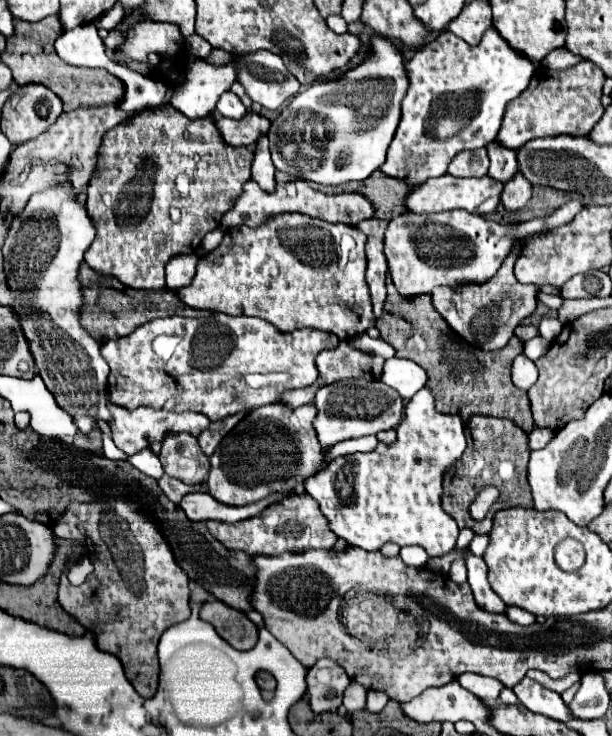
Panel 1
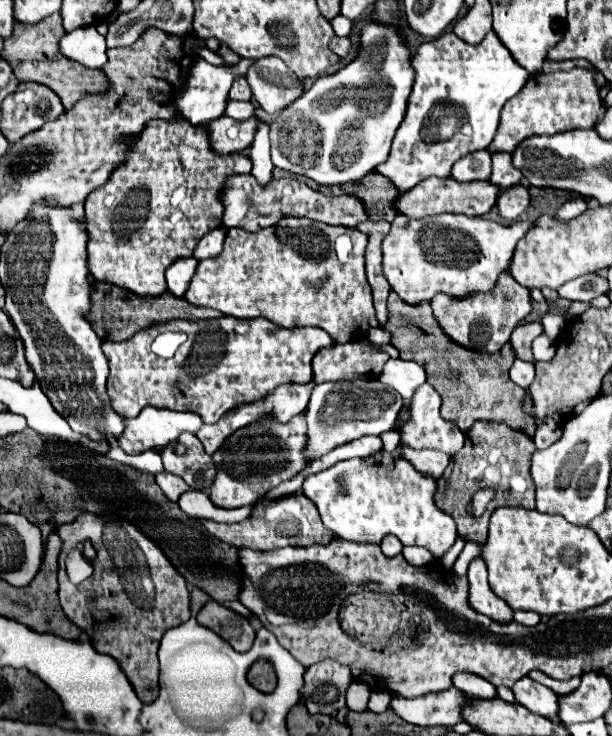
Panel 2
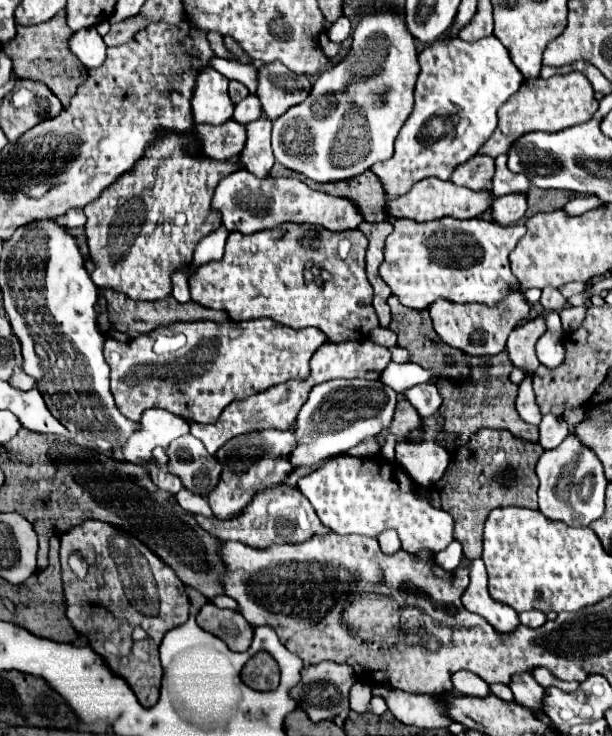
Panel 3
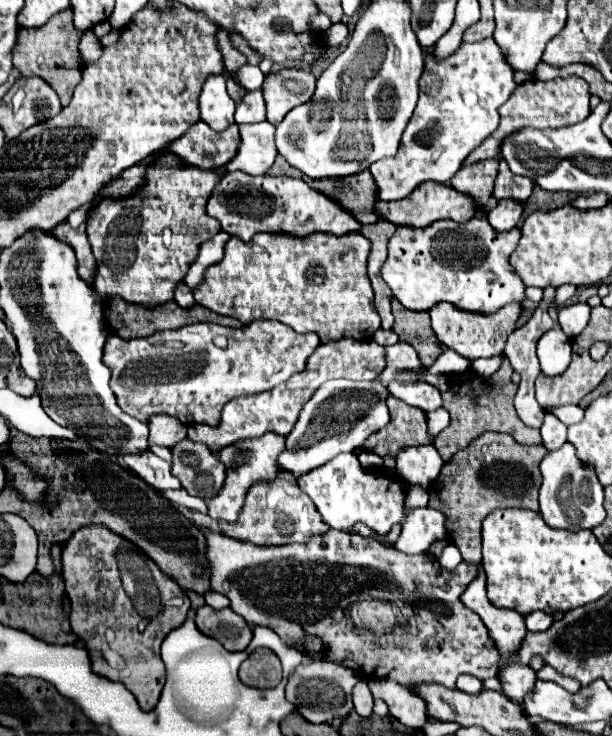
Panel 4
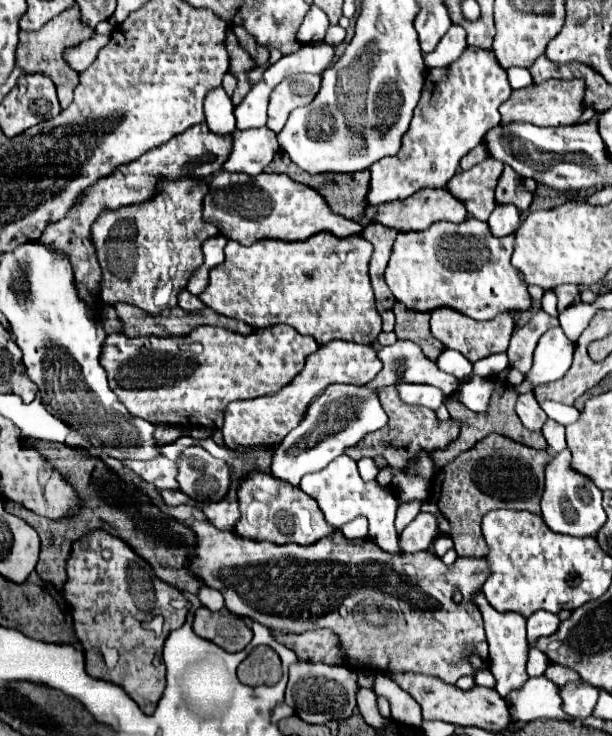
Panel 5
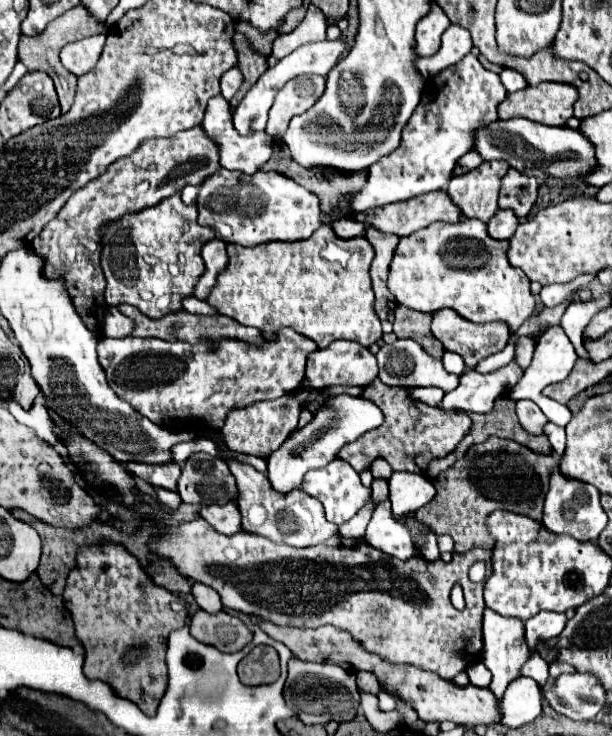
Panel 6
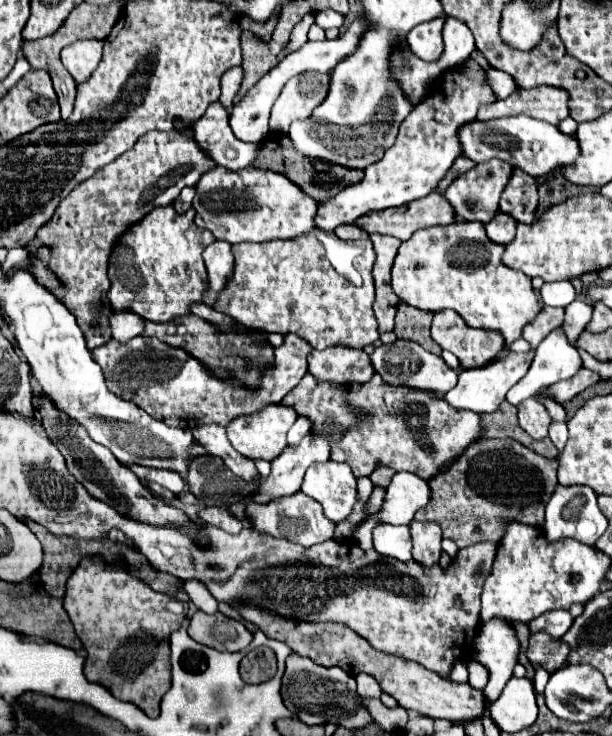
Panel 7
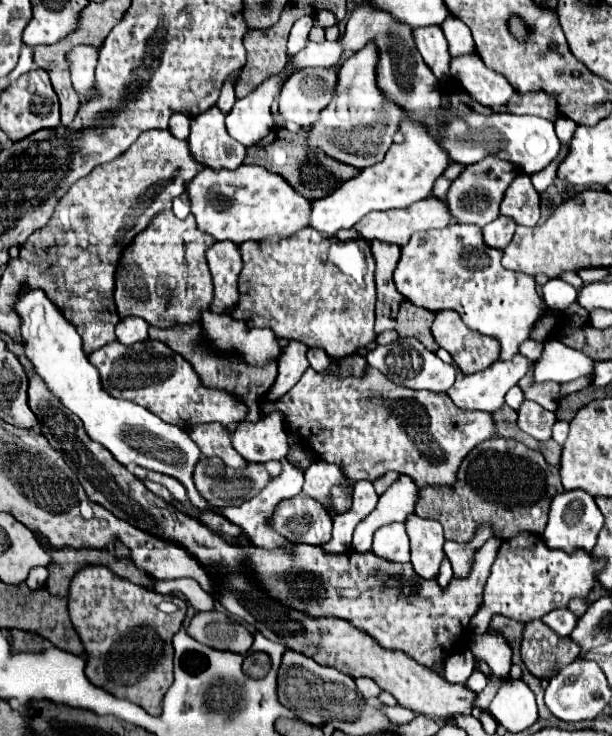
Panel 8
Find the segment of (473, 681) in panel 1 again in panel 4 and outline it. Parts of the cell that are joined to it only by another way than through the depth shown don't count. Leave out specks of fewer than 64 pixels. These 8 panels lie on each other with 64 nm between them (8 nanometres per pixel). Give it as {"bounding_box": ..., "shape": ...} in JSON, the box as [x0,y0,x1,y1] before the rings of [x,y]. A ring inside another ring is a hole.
{"bounding_box":[456,674,483,694],"shape":[[[462,674],[462,676],[458,676],[458,680],[456,680],[456,688],[469,694],[475,694],[483,689],[483,682],[478,680],[478,678],[474,678],[474,676]]]}

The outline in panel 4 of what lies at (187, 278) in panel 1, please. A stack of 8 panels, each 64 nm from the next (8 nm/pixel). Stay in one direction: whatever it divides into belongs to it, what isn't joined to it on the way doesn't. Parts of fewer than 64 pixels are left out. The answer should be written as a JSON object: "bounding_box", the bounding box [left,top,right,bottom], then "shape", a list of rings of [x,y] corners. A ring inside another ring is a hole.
{"bounding_box":[174,282,196,308],"shape":[[[184,282],[178,284],[178,288],[176,288],[176,292],[174,292],[174,300],[176,300],[182,308],[190,308],[190,306],[196,304],[196,302],[194,302],[194,296],[192,296],[192,290],[186,288]]]}

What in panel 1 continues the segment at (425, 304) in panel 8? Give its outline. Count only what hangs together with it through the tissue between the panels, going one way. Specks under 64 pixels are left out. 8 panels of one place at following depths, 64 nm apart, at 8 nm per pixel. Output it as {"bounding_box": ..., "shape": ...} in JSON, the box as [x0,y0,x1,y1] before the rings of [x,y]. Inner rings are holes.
{"bounding_box":[384,200,582,296],"shape":[[[570,200],[560,206],[554,214],[546,218],[534,218],[528,222],[520,222],[516,228],[496,224],[478,214],[470,214],[466,210],[450,210],[438,214],[414,214],[404,212],[390,220],[386,228],[384,254],[388,260],[390,276],[402,296],[418,296],[430,294],[436,286],[456,286],[456,284],[482,284],[490,280],[504,258],[510,254],[514,240],[526,240],[534,232],[558,228],[570,224],[570,220],[582,210],[582,202]]]}

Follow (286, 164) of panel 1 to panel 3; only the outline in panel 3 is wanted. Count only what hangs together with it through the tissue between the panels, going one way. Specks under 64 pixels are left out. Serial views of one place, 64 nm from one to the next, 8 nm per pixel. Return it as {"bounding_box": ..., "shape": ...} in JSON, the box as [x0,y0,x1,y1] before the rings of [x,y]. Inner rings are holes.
{"bounding_box":[272,8,420,182],"shape":[[[382,8],[376,16],[364,16],[354,30],[350,56],[324,70],[302,104],[296,104],[274,120],[272,150],[276,162],[314,182],[338,182],[360,176],[362,172],[370,170],[372,164],[388,160],[394,154],[394,138],[412,112],[412,92],[418,72],[420,66],[414,38],[410,36],[404,20],[394,16],[394,12],[388,8]]]}

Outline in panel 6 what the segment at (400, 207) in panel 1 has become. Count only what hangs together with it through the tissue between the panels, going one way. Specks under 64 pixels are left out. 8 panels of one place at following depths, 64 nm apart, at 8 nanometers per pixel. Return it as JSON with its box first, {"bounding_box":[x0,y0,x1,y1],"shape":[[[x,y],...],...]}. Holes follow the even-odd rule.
{"bounding_box":[262,140,368,212],"shape":[[[274,140],[274,154],[272,154],[272,160],[266,162],[266,166],[262,166],[262,170],[266,172],[282,172],[286,174],[288,178],[292,178],[294,182],[298,182],[300,186],[304,186],[306,190],[314,192],[318,198],[320,198],[320,206],[324,212],[334,212],[334,208],[348,208],[348,198],[354,196],[354,192],[360,192],[364,186],[366,186],[366,176],[368,172],[340,172],[340,170],[334,170],[334,168],[312,168],[312,170],[306,170],[302,168],[298,162],[294,162],[288,154],[288,148],[284,146],[282,140]]]}

